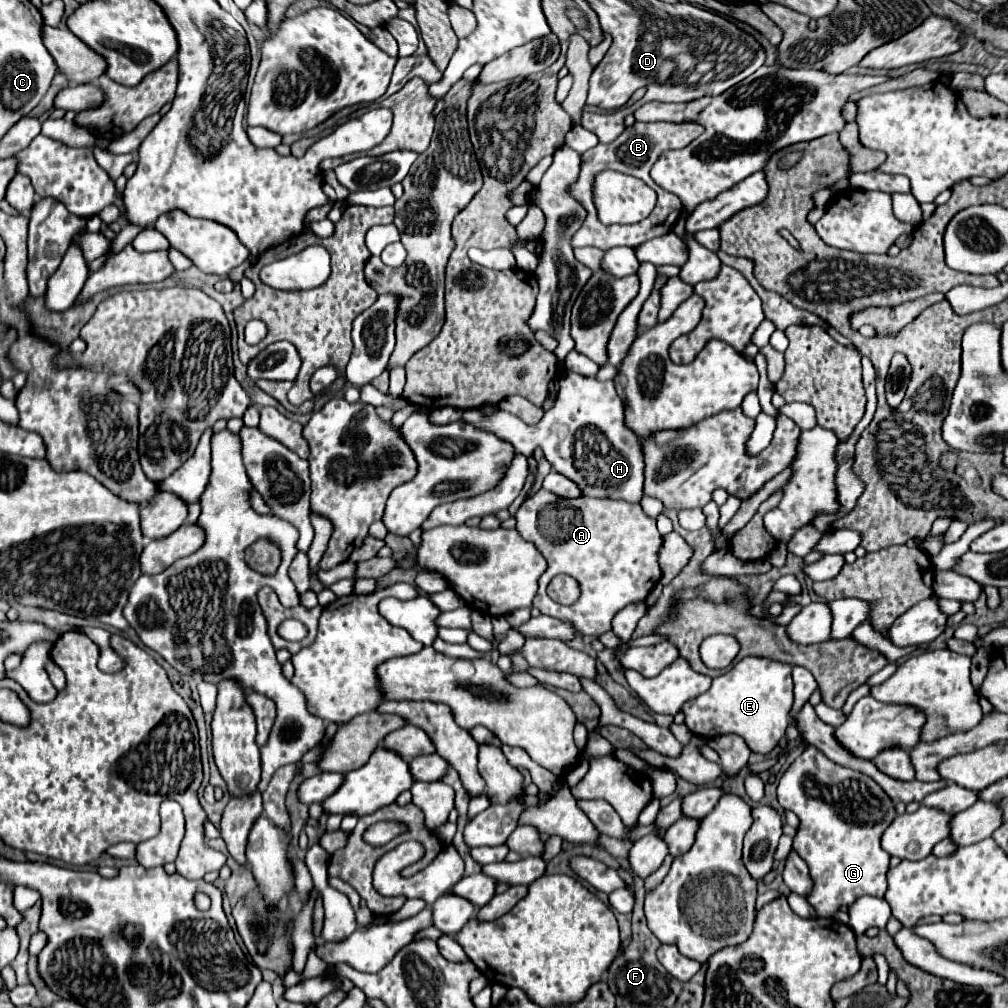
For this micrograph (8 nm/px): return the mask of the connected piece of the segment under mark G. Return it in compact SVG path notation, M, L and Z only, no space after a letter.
M809 745L783 773L777 795L781 807L791 809L801 821L793 849L809 865L815 889L807 901L817 911L817 917L829 919L839 907L849 907L863 895L885 895L889 855L881 849L879 839L891 825L895 807L871 777L839 767Z

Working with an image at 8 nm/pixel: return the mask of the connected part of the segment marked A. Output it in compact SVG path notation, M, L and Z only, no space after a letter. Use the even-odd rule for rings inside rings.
M539 489L525 499L515 519L519 535L531 541L549 565L539 577L539 591L533 599L533 607L543 615L571 623L581 635L599 637L611 631L613 617L623 607L647 599L661 577L657 549L663 539L655 527L655 519L645 515L639 503L583 495L577 499L563 499ZM559 573L571 575L579 583L581 595L573 605L559 605L547 595L547 585Z

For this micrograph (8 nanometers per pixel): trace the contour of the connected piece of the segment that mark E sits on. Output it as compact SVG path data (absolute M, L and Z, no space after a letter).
M745 657L735 663L725 675L713 679L707 693L689 699L681 713L685 715L685 725L689 731L705 741L719 735L735 733L743 737L753 753L769 755L787 731L787 713L793 701L793 681L791 665L777 663L771 659Z

